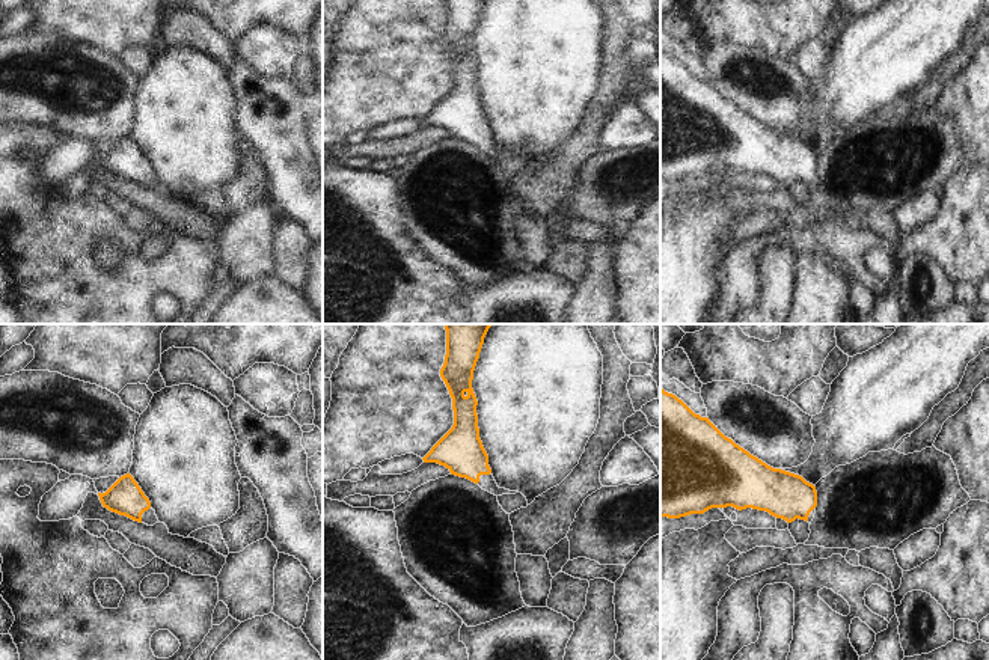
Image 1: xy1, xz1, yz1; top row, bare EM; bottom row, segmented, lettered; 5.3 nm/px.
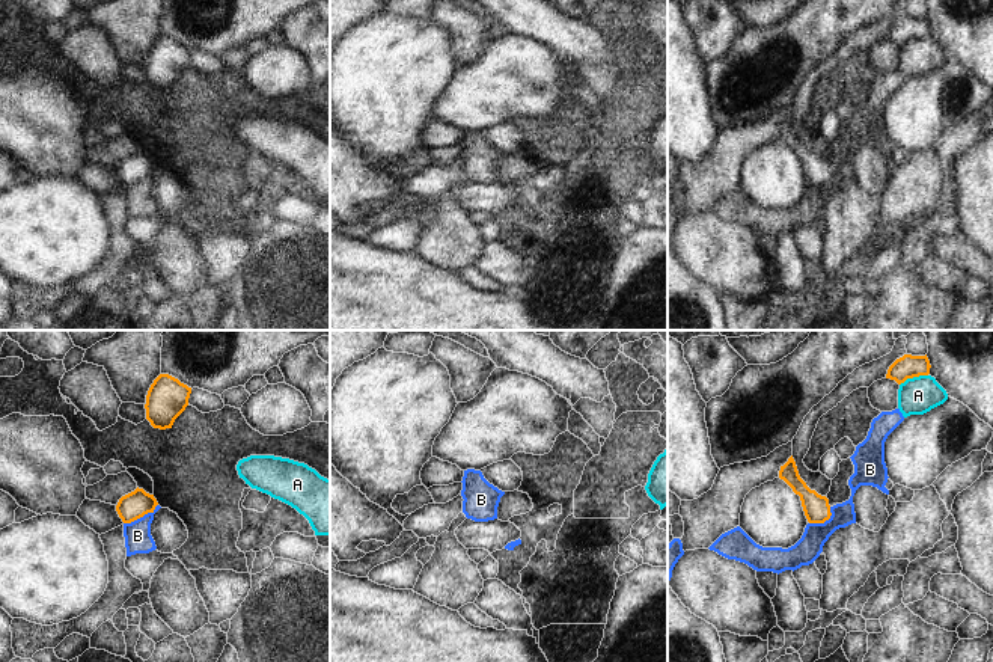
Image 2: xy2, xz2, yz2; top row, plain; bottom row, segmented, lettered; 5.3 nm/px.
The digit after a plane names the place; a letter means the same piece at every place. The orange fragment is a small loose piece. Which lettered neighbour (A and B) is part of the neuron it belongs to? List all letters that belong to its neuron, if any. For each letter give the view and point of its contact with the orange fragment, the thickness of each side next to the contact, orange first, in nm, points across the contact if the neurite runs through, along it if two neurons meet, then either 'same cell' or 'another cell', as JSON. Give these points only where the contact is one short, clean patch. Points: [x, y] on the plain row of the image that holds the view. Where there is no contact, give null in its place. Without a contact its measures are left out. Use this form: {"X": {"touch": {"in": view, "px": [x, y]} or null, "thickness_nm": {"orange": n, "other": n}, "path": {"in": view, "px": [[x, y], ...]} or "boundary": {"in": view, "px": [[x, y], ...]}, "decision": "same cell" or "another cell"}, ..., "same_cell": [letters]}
{"A": {"touch": {"in": "yz2", "px": [913, 38]}, "thickness_nm": {"orange": 130, "other": 200}, "decision": "another cell"}, "B": {"touch": {"in": "xy2", "px": [140, 178]}, "thickness_nm": {"orange": 140, "other": 140}, "boundary": {"in": "xy2", "px": [[157, 166], [151, 174], [124, 186]]}, "decision": "another cell"}, "same_cell": []}

